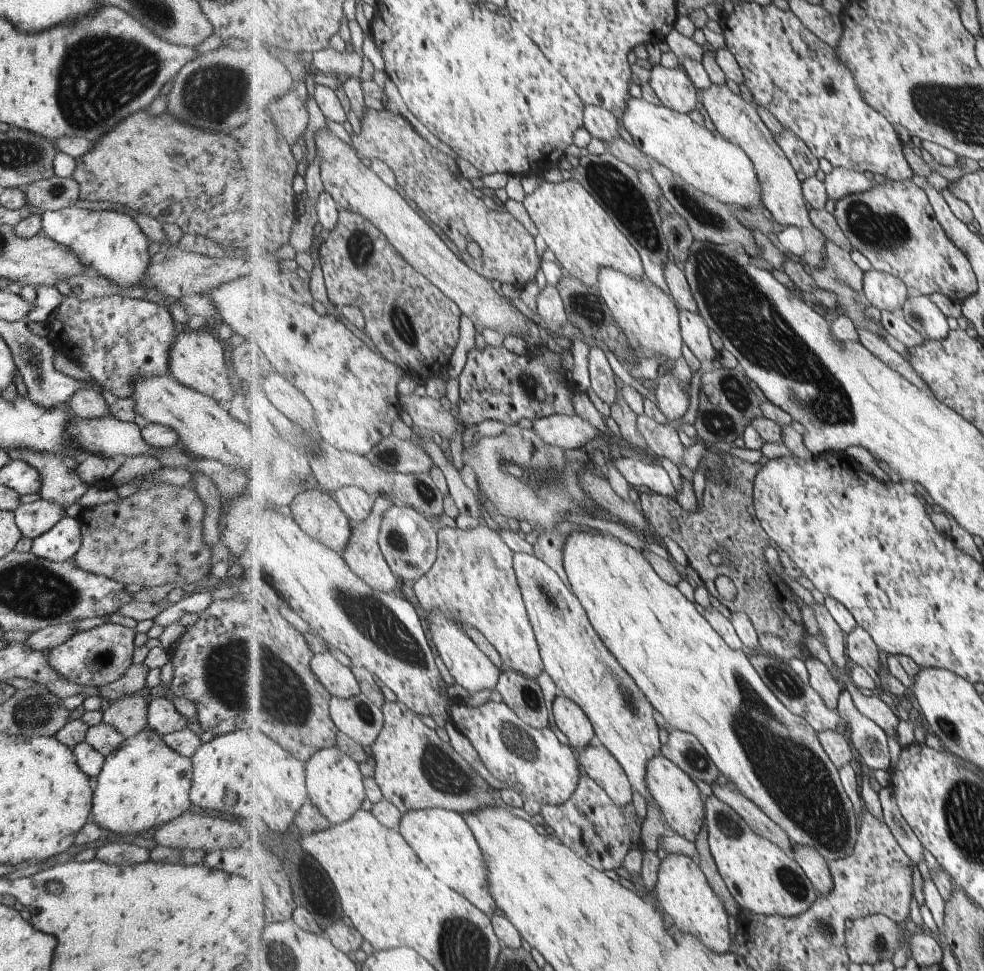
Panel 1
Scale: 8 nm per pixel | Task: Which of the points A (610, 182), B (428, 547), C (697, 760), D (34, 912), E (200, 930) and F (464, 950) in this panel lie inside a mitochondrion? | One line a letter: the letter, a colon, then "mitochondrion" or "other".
A: mitochondrion
B: other
C: mitochondrion
D: other
E: other
F: mitochondrion

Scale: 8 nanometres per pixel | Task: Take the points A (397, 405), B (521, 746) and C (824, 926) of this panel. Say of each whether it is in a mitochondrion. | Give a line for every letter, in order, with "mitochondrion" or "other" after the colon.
A: other
B: mitochondrion
C: mitochondrion

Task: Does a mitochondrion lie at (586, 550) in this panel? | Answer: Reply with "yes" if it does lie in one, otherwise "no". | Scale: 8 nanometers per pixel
no

